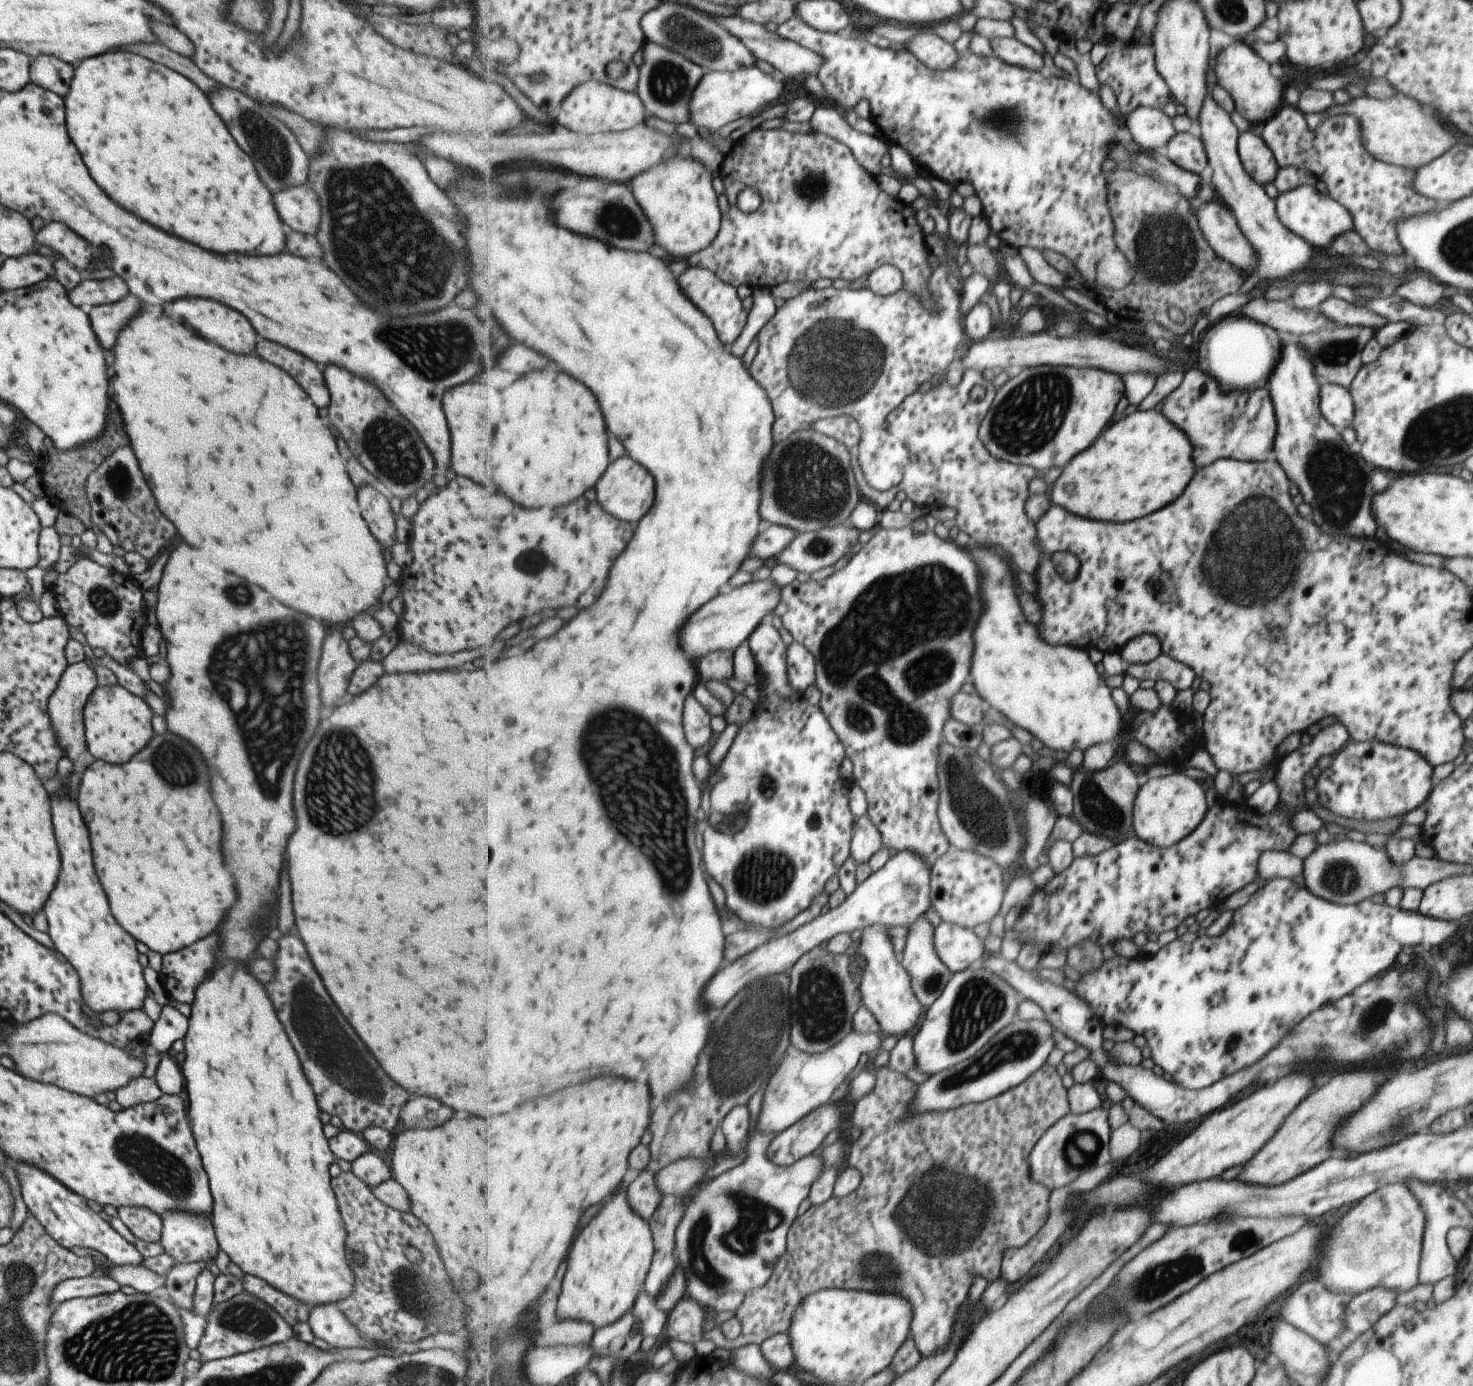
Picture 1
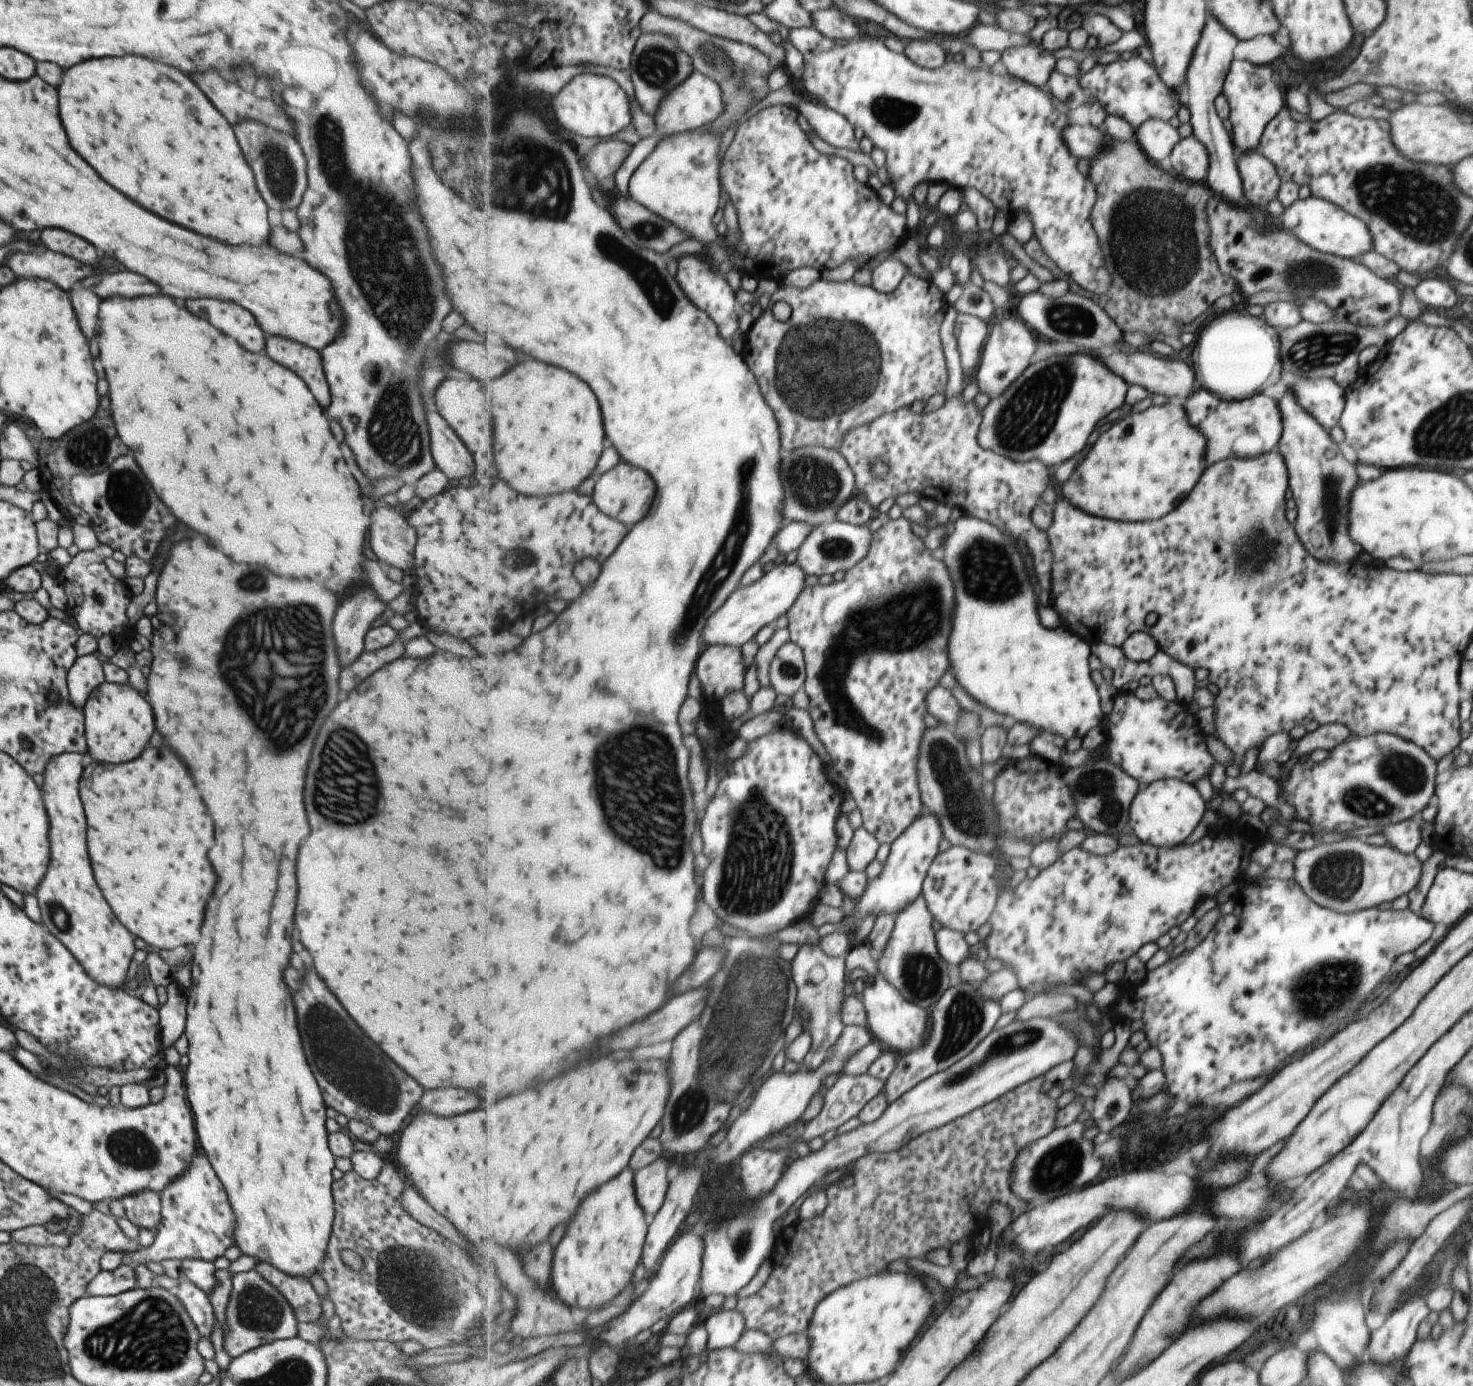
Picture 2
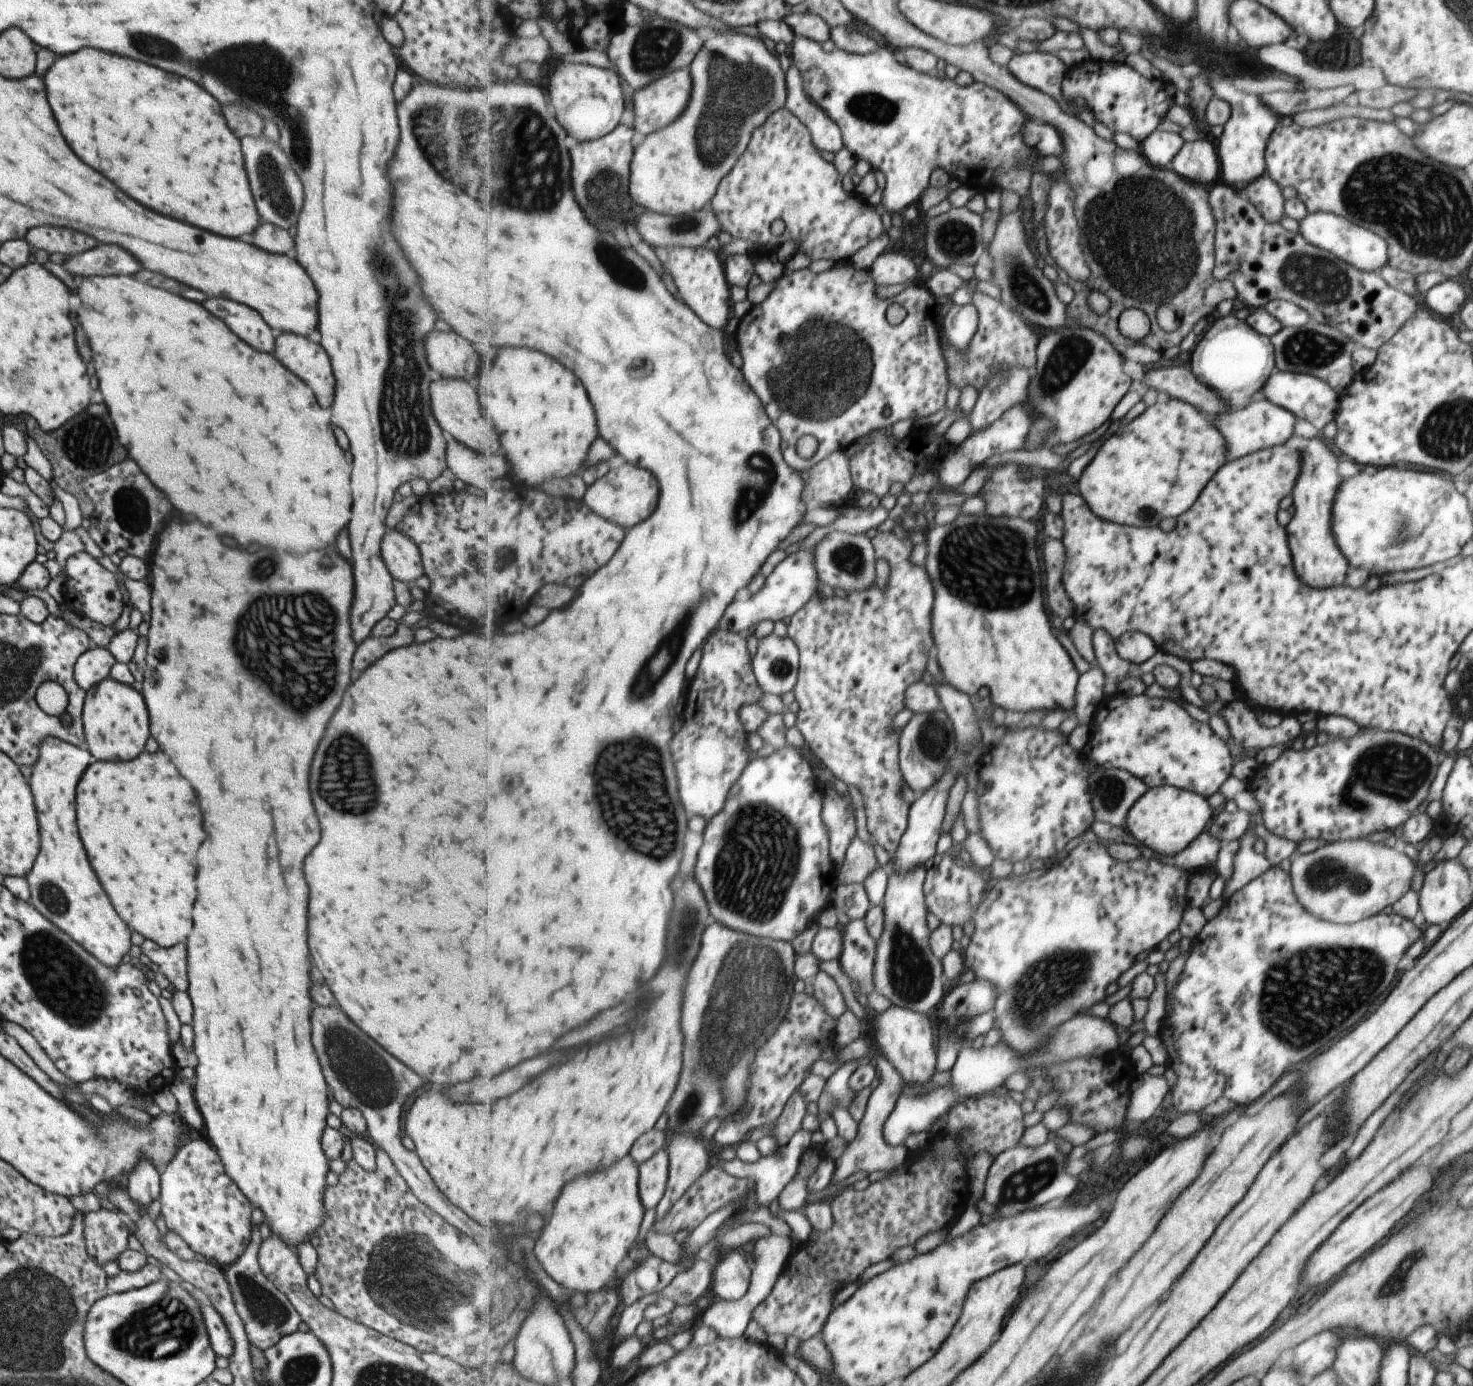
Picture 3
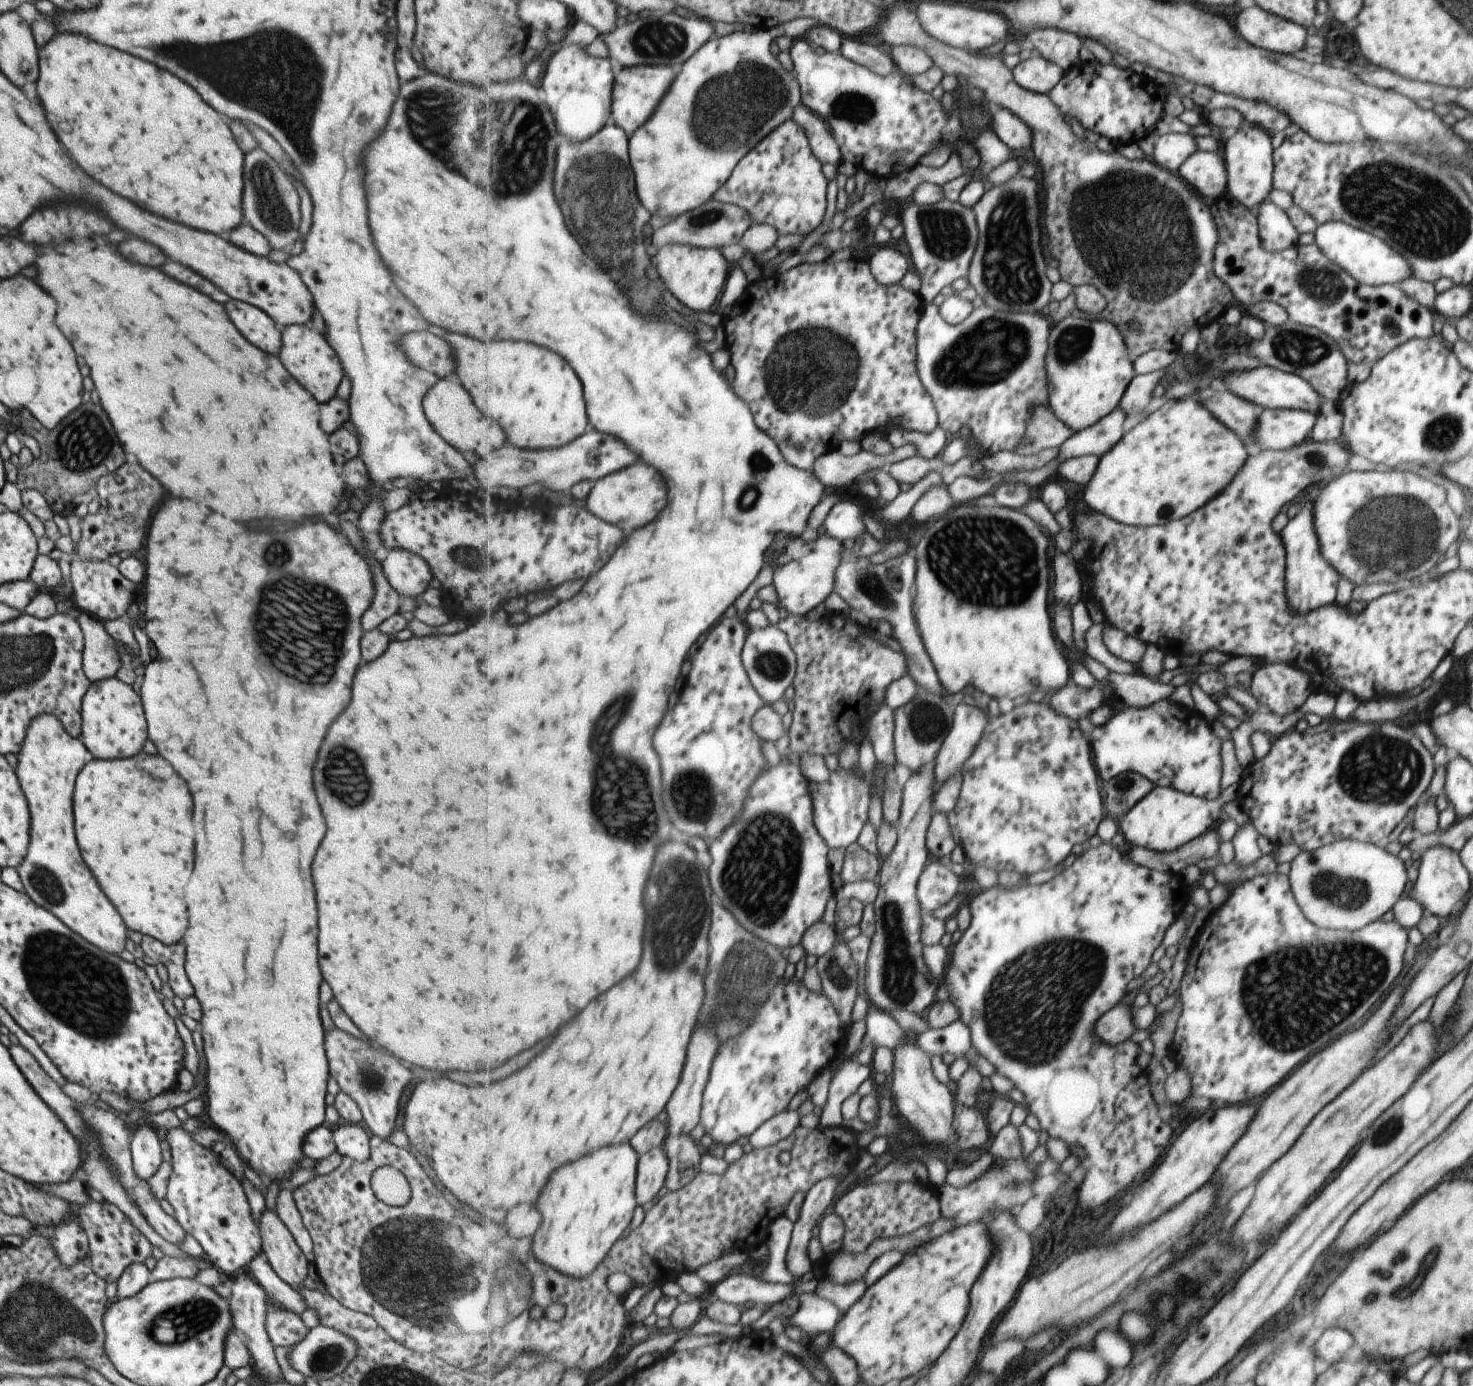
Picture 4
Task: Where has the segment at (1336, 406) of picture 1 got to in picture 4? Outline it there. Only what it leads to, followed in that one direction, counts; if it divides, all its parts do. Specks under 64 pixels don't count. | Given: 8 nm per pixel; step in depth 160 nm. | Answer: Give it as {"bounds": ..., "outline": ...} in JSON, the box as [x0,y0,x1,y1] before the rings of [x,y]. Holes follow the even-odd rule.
{"bounds":[1223,365,1322,416],"outline":[[[1259,365],[1253,370],[1231,372],[1223,378],[1229,392],[1248,402],[1258,404],[1262,409],[1307,410],[1318,416],[1322,397],[1315,392],[1313,385],[1295,374],[1285,373],[1269,366]]]}

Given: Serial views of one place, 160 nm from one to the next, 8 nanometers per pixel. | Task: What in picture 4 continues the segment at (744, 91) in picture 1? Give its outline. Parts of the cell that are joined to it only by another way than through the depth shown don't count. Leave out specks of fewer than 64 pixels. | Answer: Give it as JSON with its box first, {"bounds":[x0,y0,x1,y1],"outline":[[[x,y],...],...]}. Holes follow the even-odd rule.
{"bounds":[612,66,677,132],"outline":[[[637,66],[637,68],[622,68],[615,76],[613,88],[613,116],[612,119],[625,132],[637,132],[643,124],[647,124],[659,104],[665,100],[671,84],[675,82],[677,73],[669,66]]]}

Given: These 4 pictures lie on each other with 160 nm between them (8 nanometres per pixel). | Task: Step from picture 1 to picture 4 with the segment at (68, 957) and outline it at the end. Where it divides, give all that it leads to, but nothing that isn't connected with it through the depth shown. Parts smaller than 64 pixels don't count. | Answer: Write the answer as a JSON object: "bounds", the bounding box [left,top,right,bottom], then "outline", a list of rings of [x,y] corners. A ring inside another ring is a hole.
{"bounds":[14,714,126,956],"outline":[[[51,714],[35,716],[23,736],[16,755],[15,775],[29,810],[29,848],[14,870],[22,883],[22,893],[46,909],[69,930],[95,948],[119,956],[124,950],[126,931],[115,908],[87,870],[75,844],[72,796],[75,778],[92,760],[79,739],[71,738]]]}

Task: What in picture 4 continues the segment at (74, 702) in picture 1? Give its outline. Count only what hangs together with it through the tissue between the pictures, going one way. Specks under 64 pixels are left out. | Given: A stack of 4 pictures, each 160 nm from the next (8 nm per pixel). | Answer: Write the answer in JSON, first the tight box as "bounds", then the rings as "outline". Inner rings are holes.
{"bounds":[77,613,121,683],"outline":[[[80,613],[77,624],[83,640],[81,668],[85,678],[90,683],[98,683],[114,677],[121,667],[117,654],[120,643],[103,630],[101,621],[89,614]]]}

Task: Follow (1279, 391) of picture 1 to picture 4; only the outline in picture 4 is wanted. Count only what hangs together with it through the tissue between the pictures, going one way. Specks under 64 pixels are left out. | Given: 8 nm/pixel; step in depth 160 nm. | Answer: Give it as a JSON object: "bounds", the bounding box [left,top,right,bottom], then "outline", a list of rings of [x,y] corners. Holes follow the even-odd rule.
{"bounds":[1279,498,1338,614],"outline":[[[1305,498],[1302,502],[1299,513],[1279,532],[1279,537],[1283,536],[1283,544],[1287,544],[1287,600],[1291,600],[1291,614],[1307,614],[1319,606],[1327,606],[1338,594],[1338,573],[1321,558],[1321,549],[1317,546],[1319,540],[1315,534],[1313,500]]]}

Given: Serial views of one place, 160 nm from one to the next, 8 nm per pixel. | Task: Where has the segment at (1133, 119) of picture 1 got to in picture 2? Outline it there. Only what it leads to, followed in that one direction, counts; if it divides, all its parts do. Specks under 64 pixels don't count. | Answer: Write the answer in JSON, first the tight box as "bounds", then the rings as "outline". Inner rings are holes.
{"bounds":[1135,118,1180,164],"outline":[[[1153,118],[1147,119],[1147,122],[1136,130],[1135,139],[1149,157],[1149,161],[1158,164],[1165,156],[1169,156],[1180,138],[1177,138],[1177,132],[1169,123]]]}

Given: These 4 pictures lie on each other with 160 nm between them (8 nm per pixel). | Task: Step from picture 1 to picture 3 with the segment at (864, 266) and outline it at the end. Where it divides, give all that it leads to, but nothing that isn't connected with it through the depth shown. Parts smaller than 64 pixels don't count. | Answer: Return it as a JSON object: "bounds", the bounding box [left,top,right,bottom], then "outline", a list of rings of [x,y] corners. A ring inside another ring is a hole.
{"bounds":[709,109,886,261],"outline":[[[789,109],[778,110],[771,118],[766,122],[763,127],[759,127],[757,131],[754,132],[750,146],[747,147],[745,154],[741,155],[738,162],[735,163],[734,170],[730,172],[729,175],[725,176],[722,180],[722,183],[718,186],[718,192],[714,196],[714,199],[711,200],[709,206],[716,212],[716,215],[719,217],[719,220],[722,222],[722,230],[727,231],[731,236],[735,238],[742,238],[743,240],[748,240],[755,243],[754,252],[757,254],[764,253],[774,253],[777,250],[777,246],[780,244],[785,244],[789,240],[796,240],[800,242],[800,252],[803,253],[811,260],[846,260],[848,261],[853,257],[855,252],[859,252],[861,248],[865,248],[873,238],[877,238],[879,234],[886,234],[885,226],[883,226],[883,218],[874,210],[871,210],[869,206],[864,206],[864,198],[861,198],[855,192],[847,193],[843,190],[843,177],[837,172],[837,168],[833,166],[832,160],[830,157],[827,157],[823,152],[821,152],[814,143],[814,140],[811,138],[810,128],[803,124],[802,120],[799,120],[797,115],[794,115]],[[775,220],[782,220],[785,222],[784,231],[779,235],[775,236],[771,232],[771,226]]]}

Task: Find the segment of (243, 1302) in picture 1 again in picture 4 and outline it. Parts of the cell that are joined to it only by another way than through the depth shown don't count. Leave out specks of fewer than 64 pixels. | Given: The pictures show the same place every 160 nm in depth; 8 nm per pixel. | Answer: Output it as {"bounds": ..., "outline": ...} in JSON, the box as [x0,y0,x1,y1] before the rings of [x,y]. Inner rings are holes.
{"bounds":[265,1298,307,1347],"outline":[[[265,1298],[265,1331],[273,1347],[293,1346],[303,1340],[307,1328],[291,1310],[275,1308]]]}

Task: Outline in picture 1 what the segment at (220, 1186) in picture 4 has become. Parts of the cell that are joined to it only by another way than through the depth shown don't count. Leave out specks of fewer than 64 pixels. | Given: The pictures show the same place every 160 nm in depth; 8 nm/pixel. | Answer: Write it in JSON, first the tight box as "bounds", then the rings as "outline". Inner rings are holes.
{"bounds":[159,1209,220,1264],"outline":[[[173,1209],[172,1211],[163,1211],[160,1219],[162,1229],[159,1244],[163,1248],[163,1252],[170,1256],[175,1264],[206,1264],[207,1262],[214,1261],[216,1252],[220,1248],[217,1244],[209,1215]]]}

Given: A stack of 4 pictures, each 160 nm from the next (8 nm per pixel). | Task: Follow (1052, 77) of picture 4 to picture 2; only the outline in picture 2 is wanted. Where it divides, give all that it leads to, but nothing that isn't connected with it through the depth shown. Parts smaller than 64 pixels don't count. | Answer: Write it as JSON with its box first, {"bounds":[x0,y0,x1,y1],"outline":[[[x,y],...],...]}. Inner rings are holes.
{"bounds":[1002,45,1058,86],"outline":[[[1025,45],[1007,49],[1002,53],[1002,63],[1013,77],[1030,85],[1045,86],[1051,74],[1057,71],[1058,58],[1037,45]]]}

